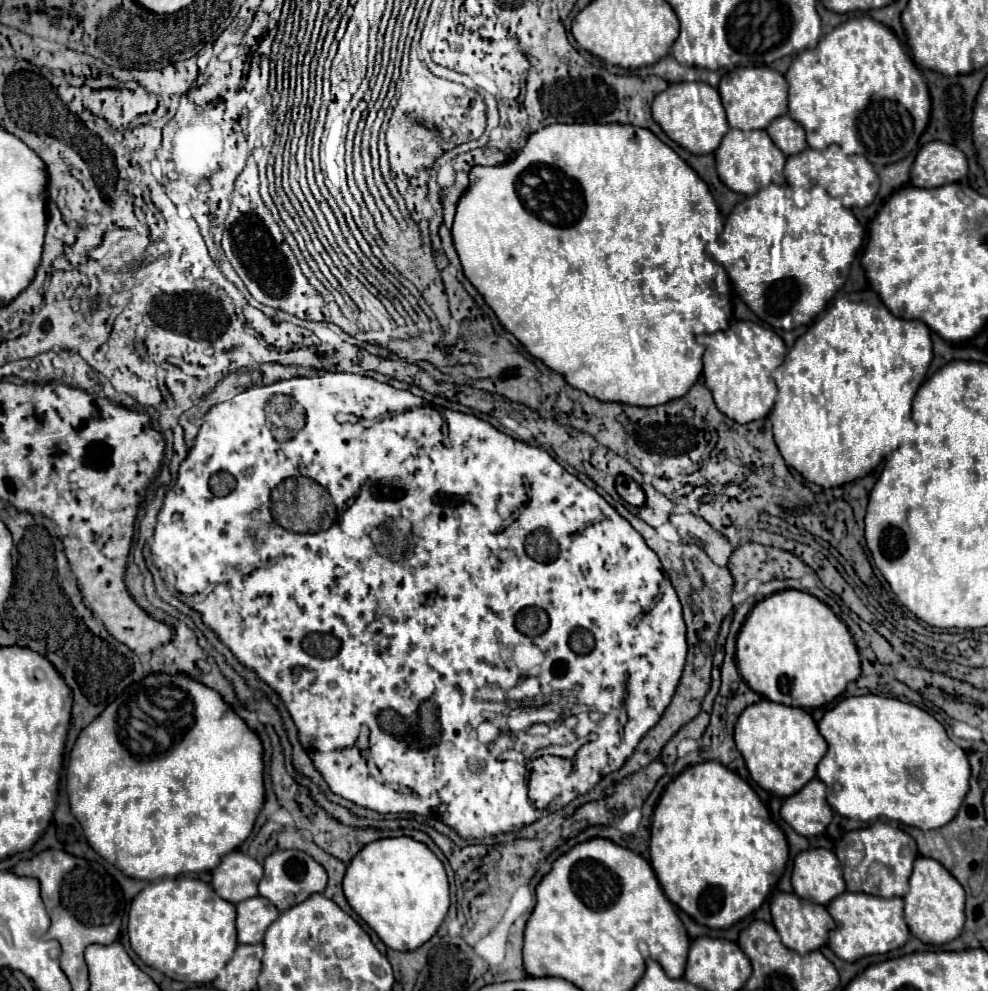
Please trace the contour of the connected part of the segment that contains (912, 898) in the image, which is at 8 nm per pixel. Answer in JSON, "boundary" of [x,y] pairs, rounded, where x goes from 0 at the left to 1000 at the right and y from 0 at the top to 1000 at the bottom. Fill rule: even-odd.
{"boundary":[[[928,865],[920,887],[920,899],[916,907],[916,929],[920,939],[936,952],[959,952],[967,948],[977,931],[977,897],[973,891],[942,865]]]}

